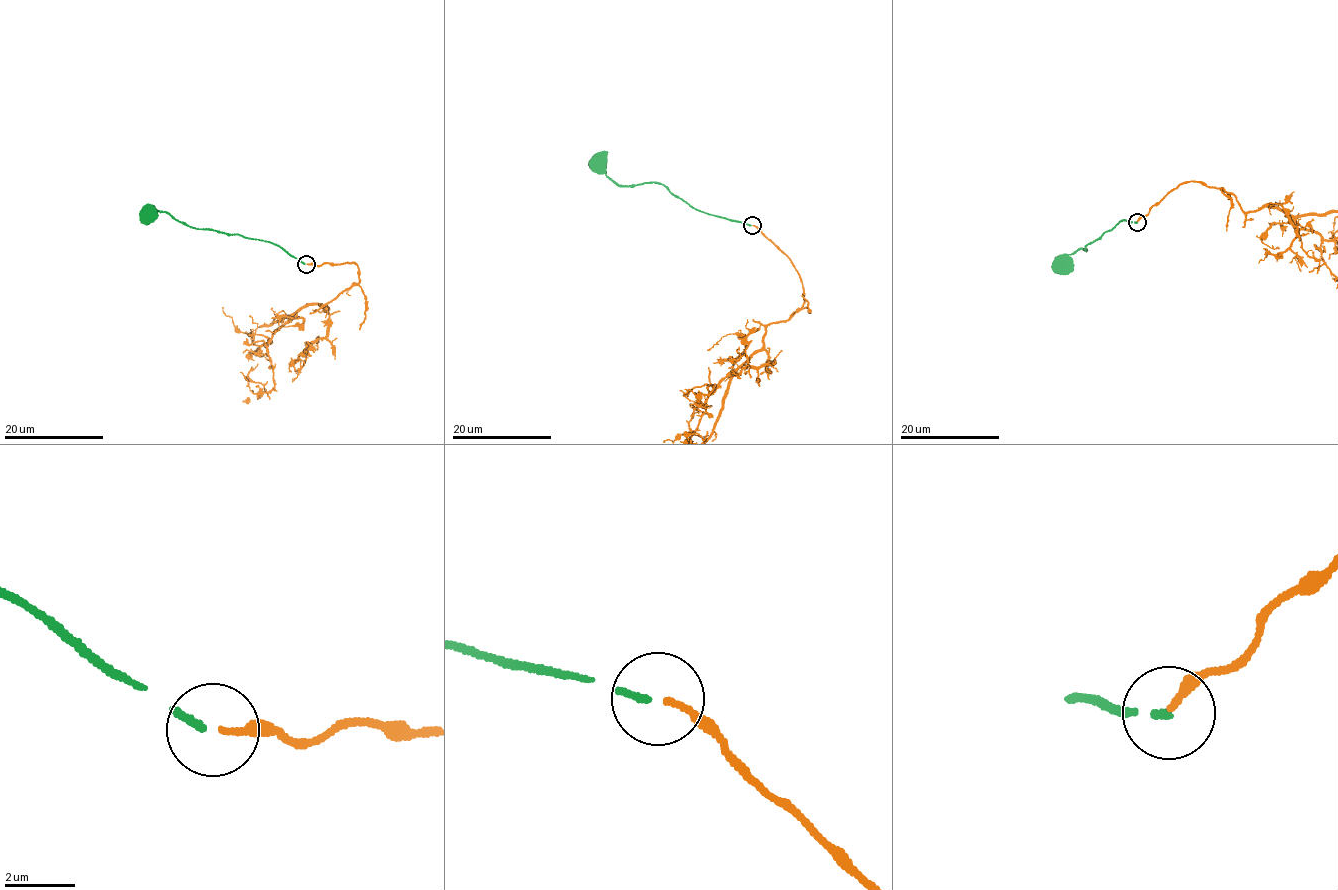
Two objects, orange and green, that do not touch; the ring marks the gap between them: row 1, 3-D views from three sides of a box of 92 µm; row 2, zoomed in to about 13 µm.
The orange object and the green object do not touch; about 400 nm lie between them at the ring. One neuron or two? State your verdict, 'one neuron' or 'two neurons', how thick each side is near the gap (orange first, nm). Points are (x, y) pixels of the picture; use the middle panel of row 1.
one neuron; calibres 170 and 200 nm

